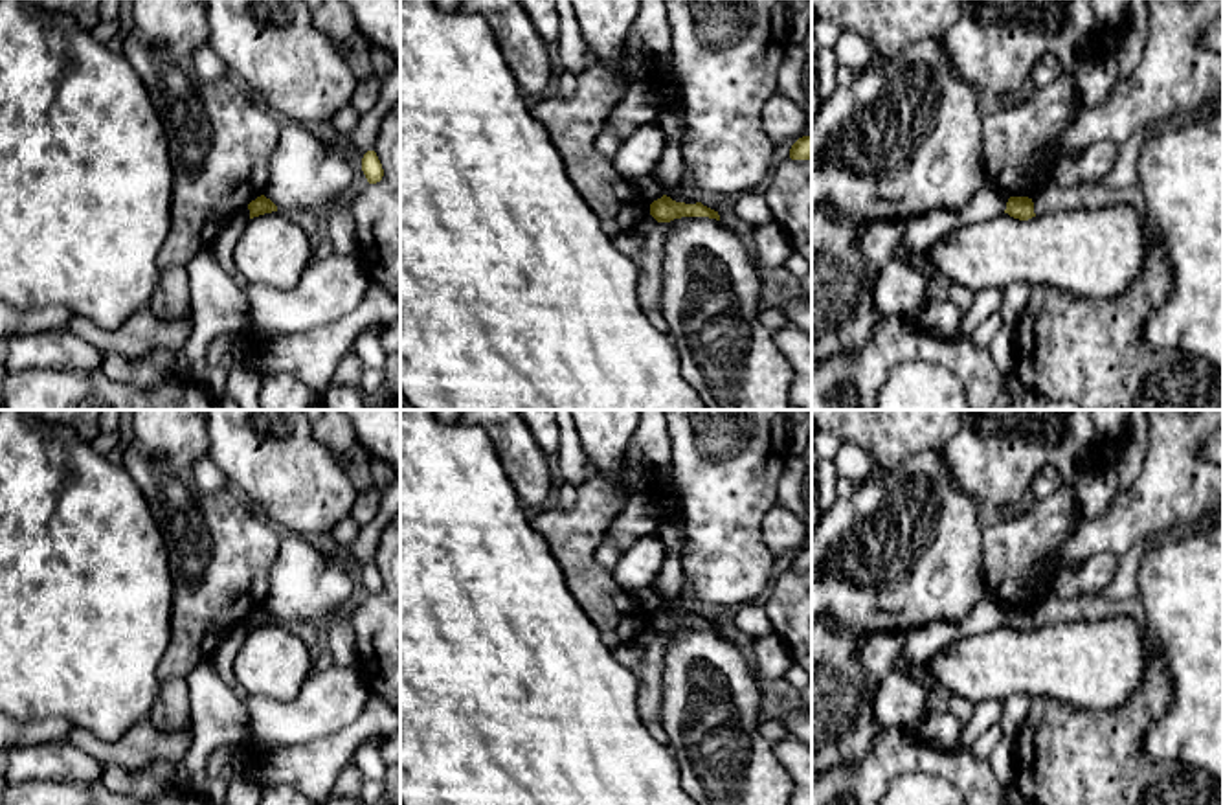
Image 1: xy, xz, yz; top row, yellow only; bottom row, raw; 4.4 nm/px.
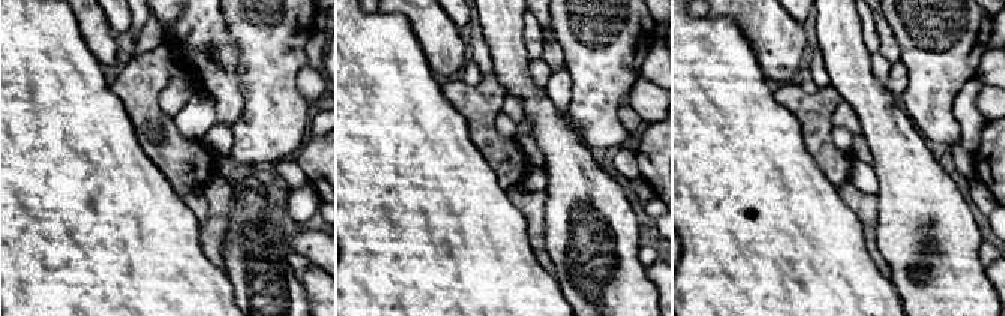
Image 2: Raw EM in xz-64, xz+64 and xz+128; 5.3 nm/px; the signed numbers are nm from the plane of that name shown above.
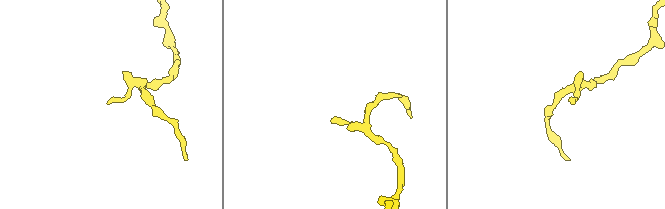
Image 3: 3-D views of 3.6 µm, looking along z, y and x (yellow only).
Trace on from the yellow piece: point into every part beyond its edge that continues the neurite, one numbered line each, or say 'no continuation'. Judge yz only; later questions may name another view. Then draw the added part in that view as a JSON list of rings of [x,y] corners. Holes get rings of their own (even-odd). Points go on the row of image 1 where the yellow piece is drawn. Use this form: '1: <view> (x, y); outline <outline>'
no continuation

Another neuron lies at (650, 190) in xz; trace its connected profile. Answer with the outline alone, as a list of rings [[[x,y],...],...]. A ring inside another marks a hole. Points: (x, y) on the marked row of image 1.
[[[641,176],[630,180],[646,202],[654,202],[665,195],[663,186],[654,176]]]

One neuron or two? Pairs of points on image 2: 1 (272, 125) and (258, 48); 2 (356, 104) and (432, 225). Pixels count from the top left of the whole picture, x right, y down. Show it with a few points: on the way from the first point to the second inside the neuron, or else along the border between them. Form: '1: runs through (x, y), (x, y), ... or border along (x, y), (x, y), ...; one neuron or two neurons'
1: runs through (270, 105), (269, 68); one neuron
2: runs through (356, 134), (356, 140), (407, 195); one neuron

